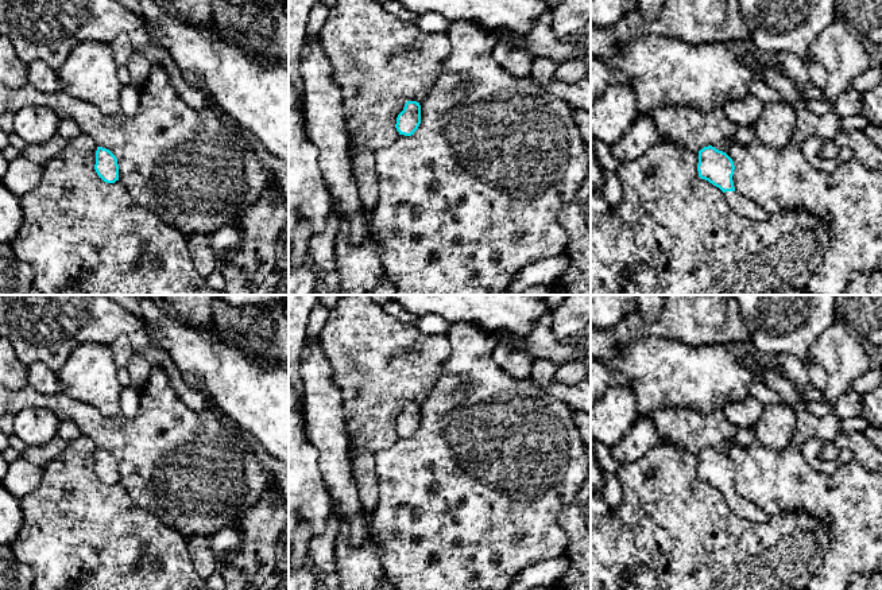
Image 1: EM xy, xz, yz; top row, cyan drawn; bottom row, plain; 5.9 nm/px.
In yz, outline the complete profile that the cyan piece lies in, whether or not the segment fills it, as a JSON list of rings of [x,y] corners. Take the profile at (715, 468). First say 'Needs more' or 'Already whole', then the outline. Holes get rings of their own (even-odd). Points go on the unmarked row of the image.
Needs more. [[[712,447],[699,453],[699,478],[719,489],[736,516],[754,523],[765,523],[769,515],[735,492],[732,484],[734,471],[734,463],[726,454]]]

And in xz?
Already whole. [[[407,403],[396,419],[395,430],[399,436],[411,438],[421,426],[421,407],[417,403]]]

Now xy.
Already whole. [[[97,449],[94,471],[107,485],[119,482],[119,466],[116,458],[107,450]]]

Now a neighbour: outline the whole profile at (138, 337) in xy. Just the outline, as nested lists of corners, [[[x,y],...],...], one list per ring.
[[[140,326],[135,330],[129,341],[136,354],[143,356],[154,369],[163,369],[167,373],[170,384],[182,403],[197,412],[206,408],[208,400],[194,388],[185,384],[171,356],[165,349],[152,343],[144,327]]]

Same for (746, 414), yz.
[[[754,397],[743,401],[730,403],[727,415],[730,420],[742,428],[754,428],[761,416],[765,414],[766,405]]]

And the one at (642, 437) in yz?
[[[639,416],[622,440],[612,446],[610,451],[619,463],[633,463],[659,443],[661,436],[650,416]]]

